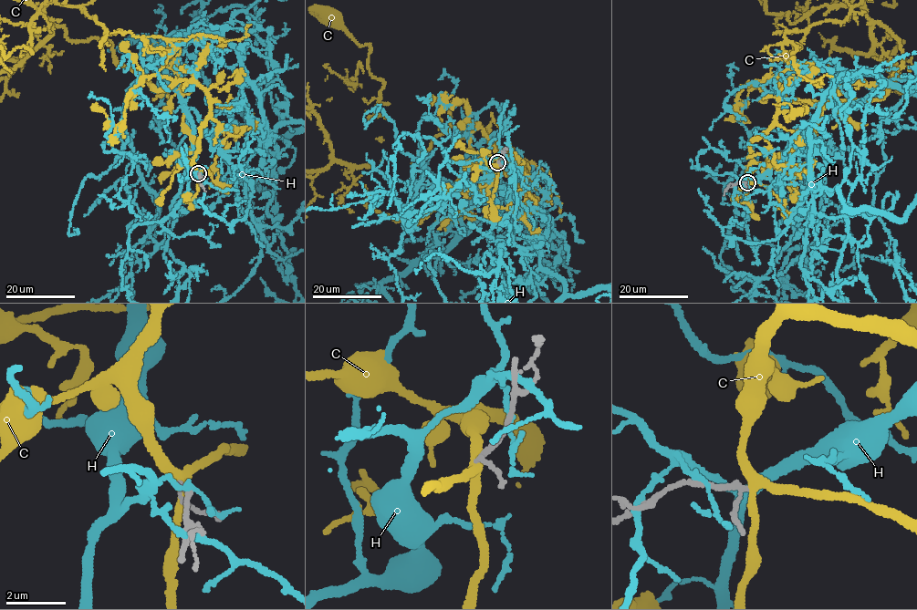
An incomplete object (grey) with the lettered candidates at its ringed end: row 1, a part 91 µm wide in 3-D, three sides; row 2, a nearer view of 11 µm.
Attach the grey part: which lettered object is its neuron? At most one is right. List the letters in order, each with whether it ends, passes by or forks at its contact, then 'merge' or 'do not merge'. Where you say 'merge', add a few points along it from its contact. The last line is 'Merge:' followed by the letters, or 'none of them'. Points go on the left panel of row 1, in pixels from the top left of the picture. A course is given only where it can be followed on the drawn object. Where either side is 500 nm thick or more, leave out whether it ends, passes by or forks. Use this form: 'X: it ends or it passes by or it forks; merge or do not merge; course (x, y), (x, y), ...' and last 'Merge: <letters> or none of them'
C: it forks; do not merge
H: it passes by; do not merge
Merge: none of them

